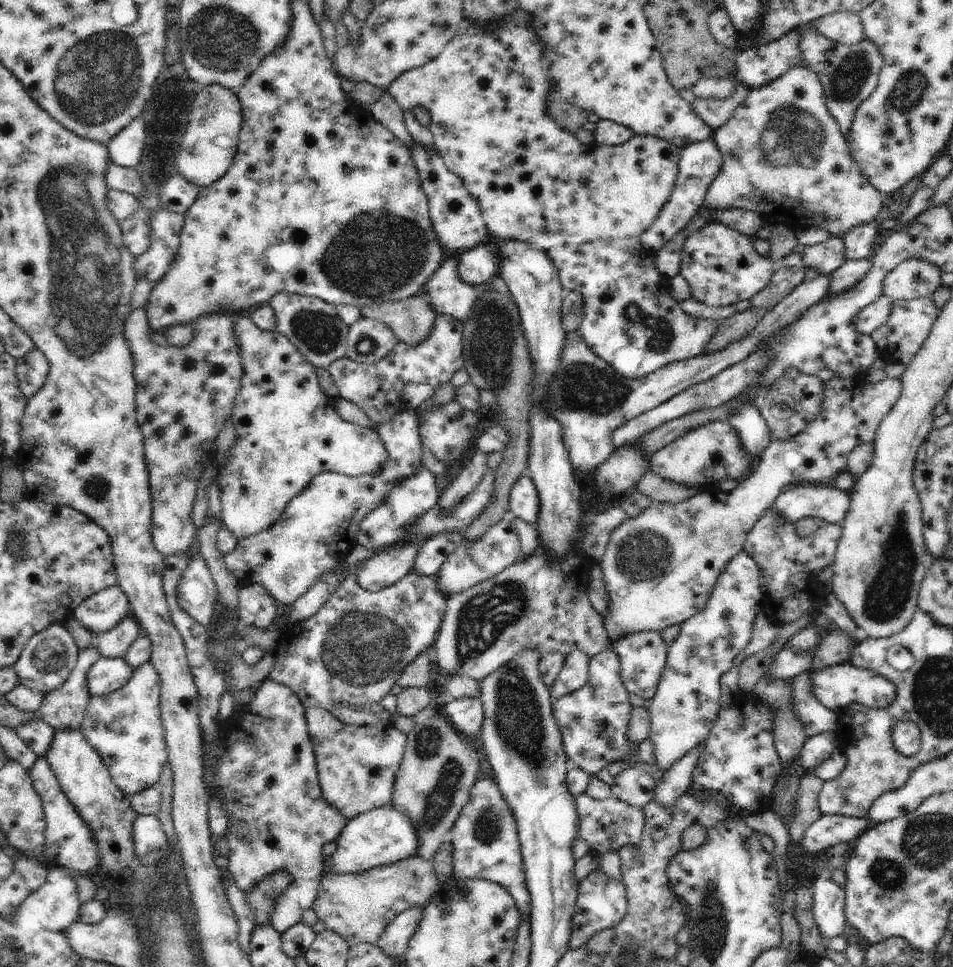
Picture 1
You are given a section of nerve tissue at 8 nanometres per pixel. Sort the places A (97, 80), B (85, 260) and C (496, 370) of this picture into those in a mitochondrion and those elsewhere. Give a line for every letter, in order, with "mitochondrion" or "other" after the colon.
A: mitochondrion
B: mitochondrion
C: mitochondrion

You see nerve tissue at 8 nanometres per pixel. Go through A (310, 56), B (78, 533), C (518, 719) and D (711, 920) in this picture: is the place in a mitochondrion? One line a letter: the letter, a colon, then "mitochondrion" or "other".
A: other
B: other
C: mitochondrion
D: mitochondrion

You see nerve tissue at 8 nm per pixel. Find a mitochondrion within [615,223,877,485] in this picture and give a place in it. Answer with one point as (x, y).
(658, 332)

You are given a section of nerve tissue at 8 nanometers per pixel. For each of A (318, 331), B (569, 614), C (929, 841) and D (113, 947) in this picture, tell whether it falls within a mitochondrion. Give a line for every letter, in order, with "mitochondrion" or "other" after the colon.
A: mitochondrion
B: other
C: mitochondrion
D: other

